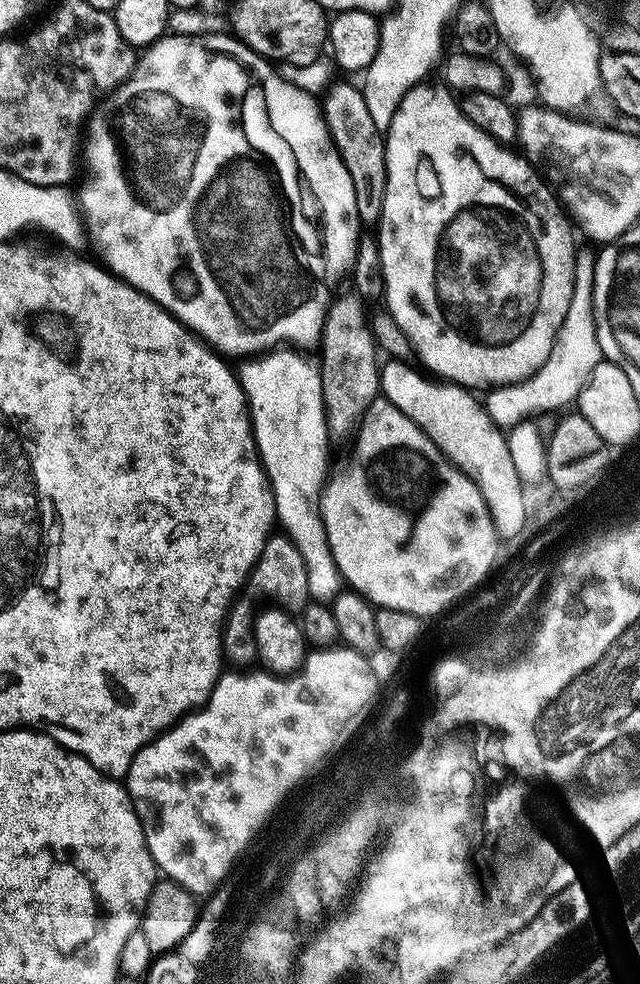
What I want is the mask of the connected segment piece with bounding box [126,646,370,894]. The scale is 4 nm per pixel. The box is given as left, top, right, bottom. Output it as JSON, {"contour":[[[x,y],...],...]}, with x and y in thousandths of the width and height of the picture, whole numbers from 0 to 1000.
{"contour":[[[527,657],[483,662],[473,679],[455,689],[433,689],[413,681],[392,685],[352,682],[323,715],[213,764],[197,790],[200,810],[213,821],[228,860],[261,893],[302,909],[330,908],[356,893],[369,873],[395,857],[394,845],[408,837],[419,822],[506,764],[491,752],[491,709],[478,705],[497,699],[534,699],[534,691],[544,689],[541,681],[572,681],[577,674],[567,664]]]}

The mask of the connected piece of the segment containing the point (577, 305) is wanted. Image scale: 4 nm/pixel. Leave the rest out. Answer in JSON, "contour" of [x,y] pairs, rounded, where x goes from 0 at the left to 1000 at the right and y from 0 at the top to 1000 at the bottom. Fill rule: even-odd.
{"contour":[[[908,251],[900,258],[900,286],[897,299],[891,303],[891,315],[884,315],[884,323],[872,335],[869,346],[863,350],[853,368],[831,382],[813,386],[806,390],[786,390],[783,394],[767,395],[763,403],[755,403],[758,419],[770,427],[777,435],[798,437],[806,431],[839,424],[845,419],[881,415],[898,408],[922,380],[934,371],[934,339],[931,338],[931,320],[925,314],[925,288],[931,273],[933,257]]]}

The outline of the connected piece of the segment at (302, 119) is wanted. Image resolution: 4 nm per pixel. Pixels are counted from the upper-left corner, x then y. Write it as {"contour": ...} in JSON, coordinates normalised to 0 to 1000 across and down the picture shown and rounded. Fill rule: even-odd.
{"contour":[[[388,49],[384,51],[384,61],[392,74],[402,78],[403,83],[413,83],[419,93],[422,93],[422,112],[425,112],[425,122],[438,126],[438,130],[433,133],[444,134],[442,141],[455,143],[461,150],[469,150],[472,152],[470,159],[467,159],[469,167],[478,171],[478,177],[481,181],[488,183],[491,191],[500,195],[500,203],[506,201],[506,175],[500,171],[500,165],[503,165],[503,150],[500,148],[509,148],[509,240],[513,240],[511,245],[519,247],[520,253],[525,259],[525,266],[528,272],[545,273],[547,265],[553,260],[553,253],[564,247],[566,239],[563,240],[563,235],[566,235],[566,229],[563,227],[563,218],[559,217],[559,205],[553,205],[553,185],[547,181],[547,173],[541,173],[541,169],[534,165],[534,161],[528,152],[525,151],[525,145],[519,142],[519,137],[513,132],[513,125],[506,121],[506,116],[503,113],[503,106],[498,101],[489,95],[480,93],[475,89],[464,89],[461,85],[456,84],[455,80],[436,77],[428,70],[420,65],[420,62],[414,58],[405,57],[398,51]],[[459,130],[466,132],[494,132],[494,148],[488,146],[491,142],[488,140],[450,140],[456,138]]]}

